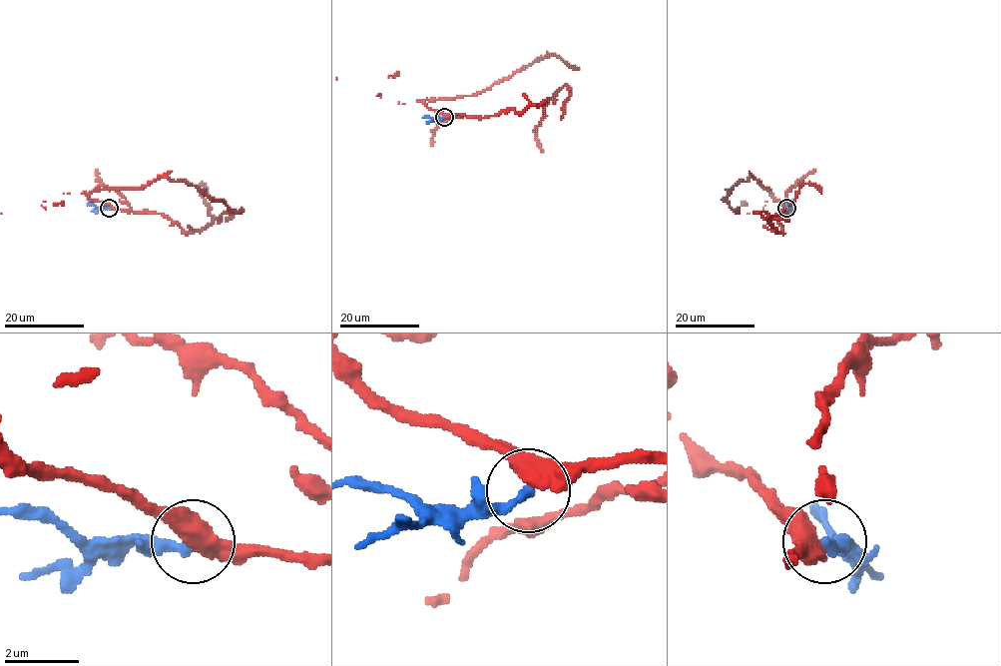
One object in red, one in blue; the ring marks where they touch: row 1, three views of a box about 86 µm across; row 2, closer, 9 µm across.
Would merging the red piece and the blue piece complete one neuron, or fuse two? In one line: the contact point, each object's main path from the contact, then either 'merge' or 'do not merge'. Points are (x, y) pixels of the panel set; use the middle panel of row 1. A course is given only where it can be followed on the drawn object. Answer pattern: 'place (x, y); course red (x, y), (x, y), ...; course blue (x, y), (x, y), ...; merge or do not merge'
place (444, 117); course red (444, 117), (465, 115), (441, 122), (431, 138); course blue (444, 117), (423, 117); do not merge

